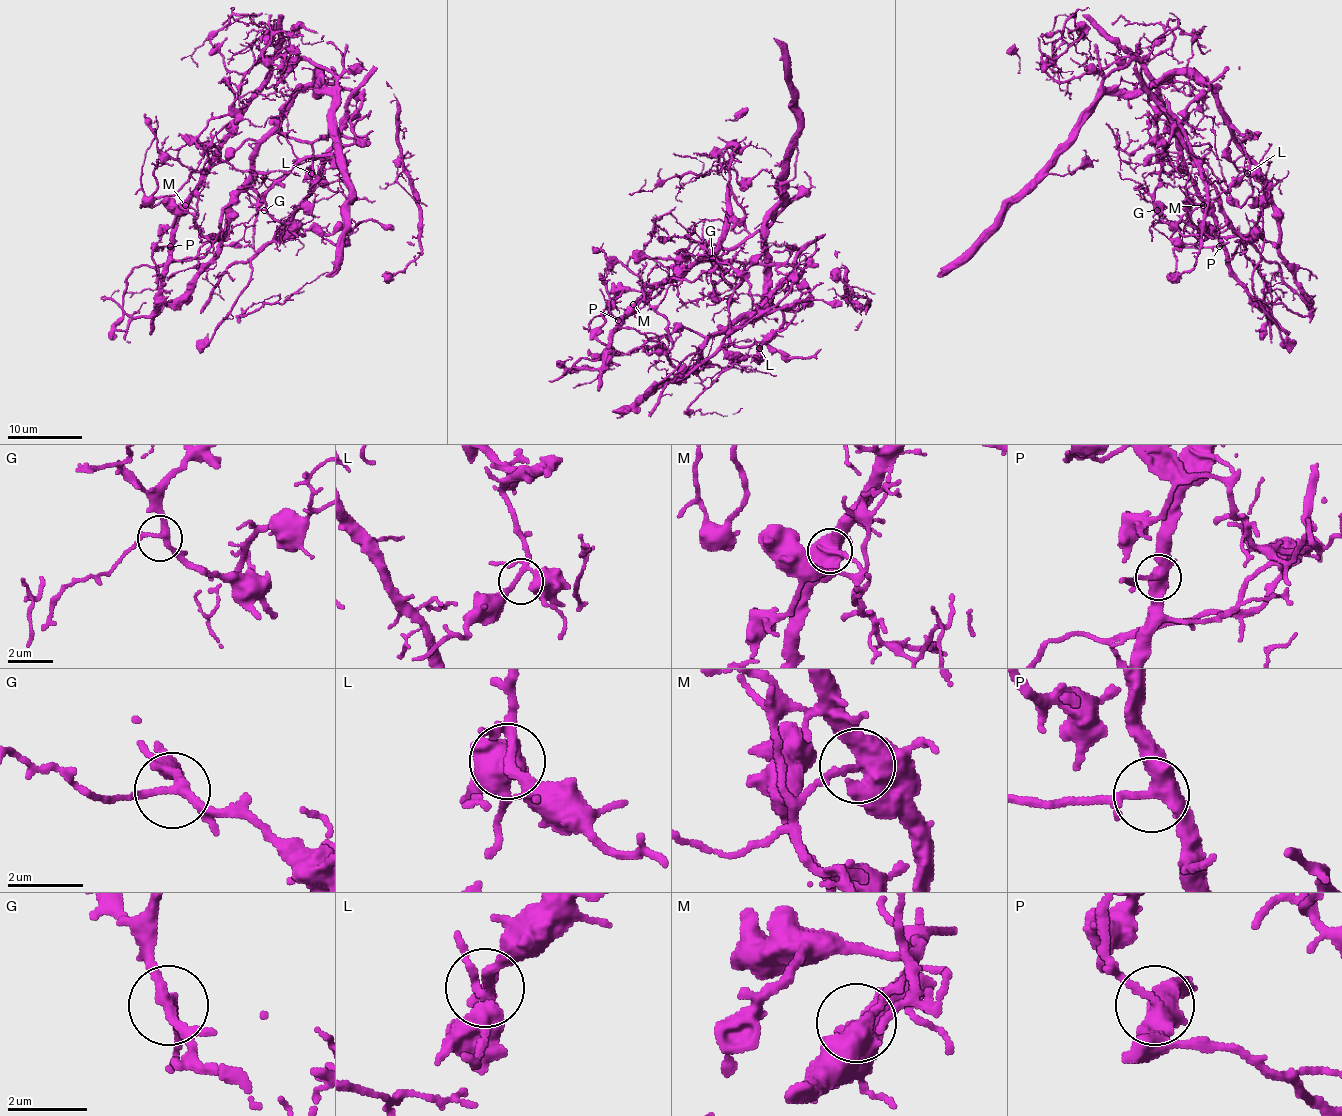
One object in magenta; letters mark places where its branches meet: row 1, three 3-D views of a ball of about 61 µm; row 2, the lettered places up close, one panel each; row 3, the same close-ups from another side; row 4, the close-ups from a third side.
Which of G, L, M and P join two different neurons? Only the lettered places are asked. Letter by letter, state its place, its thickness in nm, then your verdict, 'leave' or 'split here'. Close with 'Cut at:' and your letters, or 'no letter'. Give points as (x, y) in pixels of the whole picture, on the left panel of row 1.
G: place (264, 210); calibre 240 nm; leave
L: place (311, 173); calibre 200 nm; leave
M: place (185, 205); calibre 480 nm; split here
P: place (170, 246); calibre 360 nm; leave
Cut at: M

